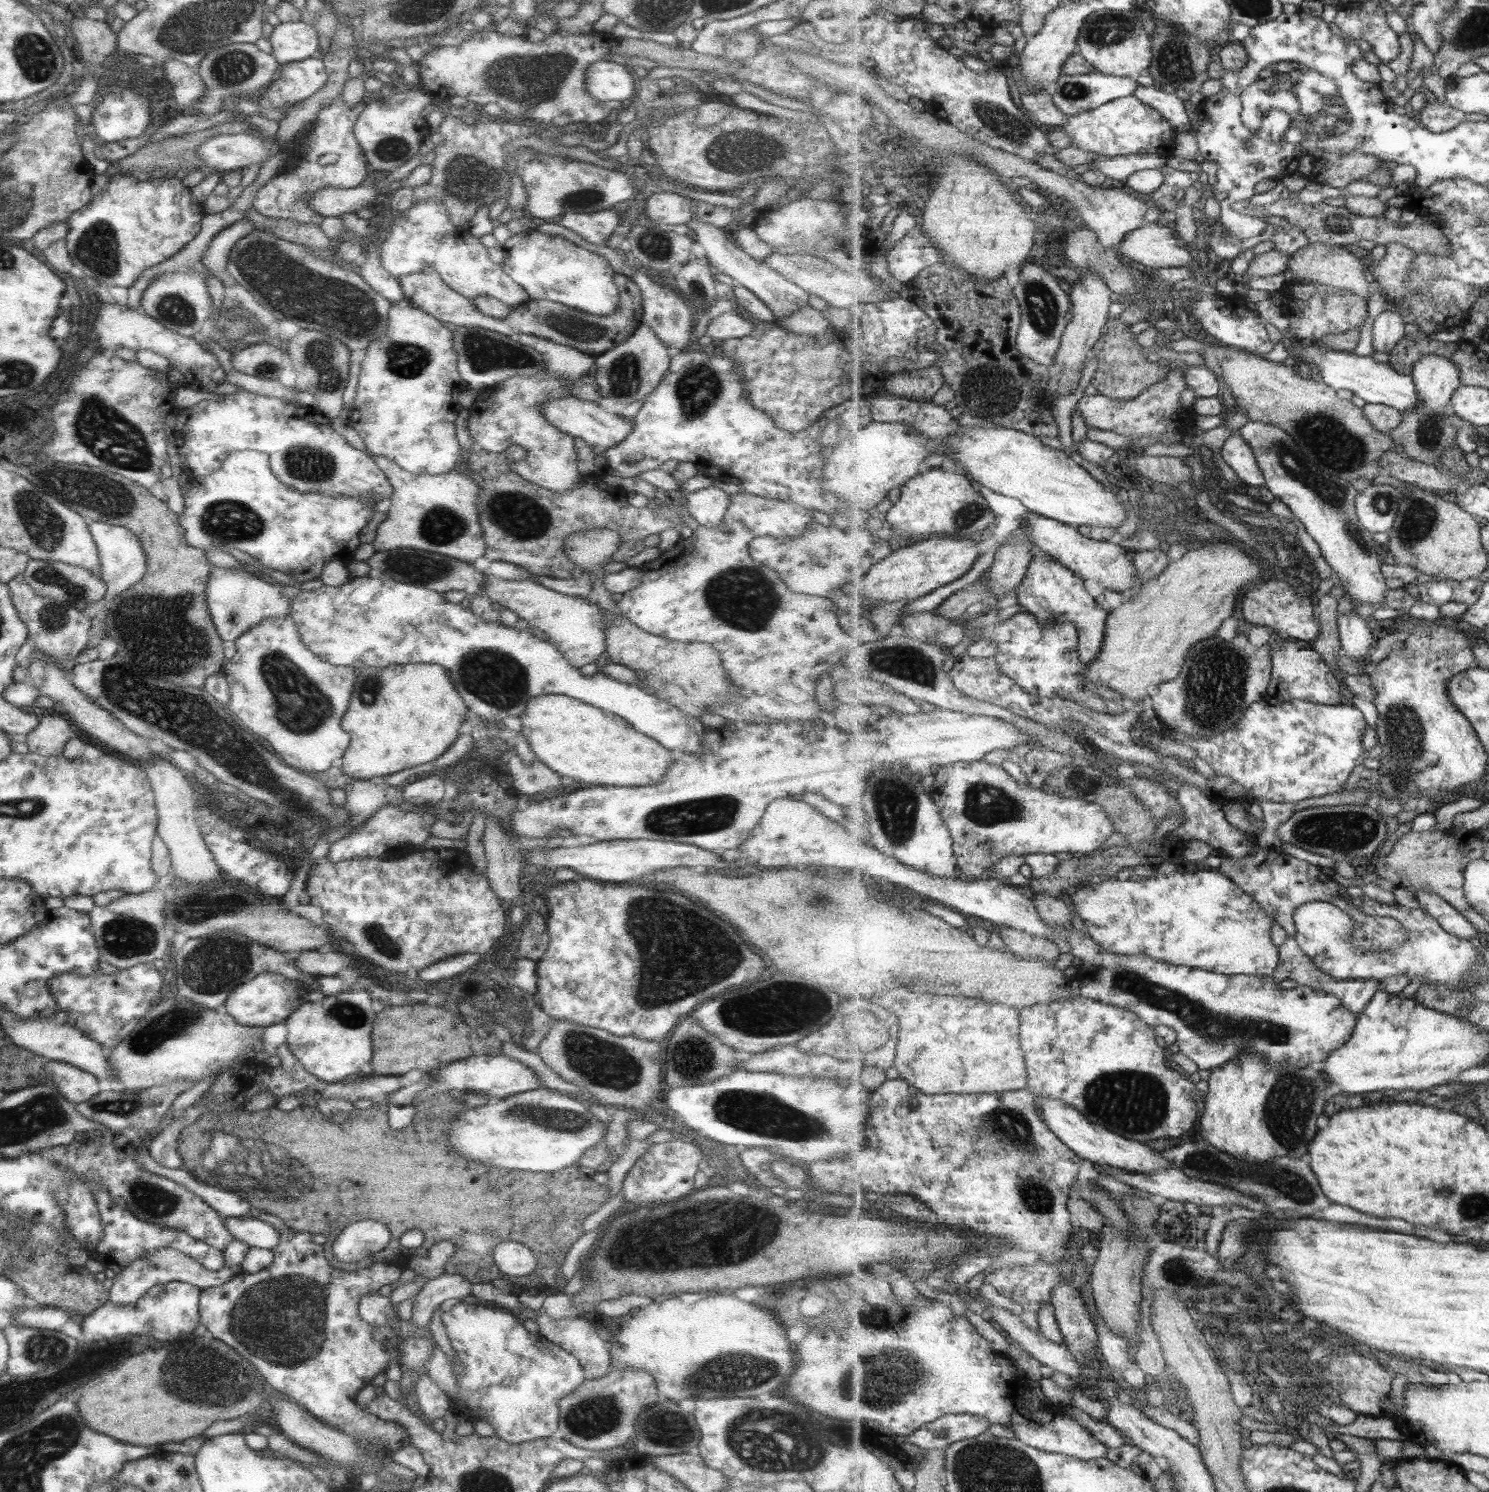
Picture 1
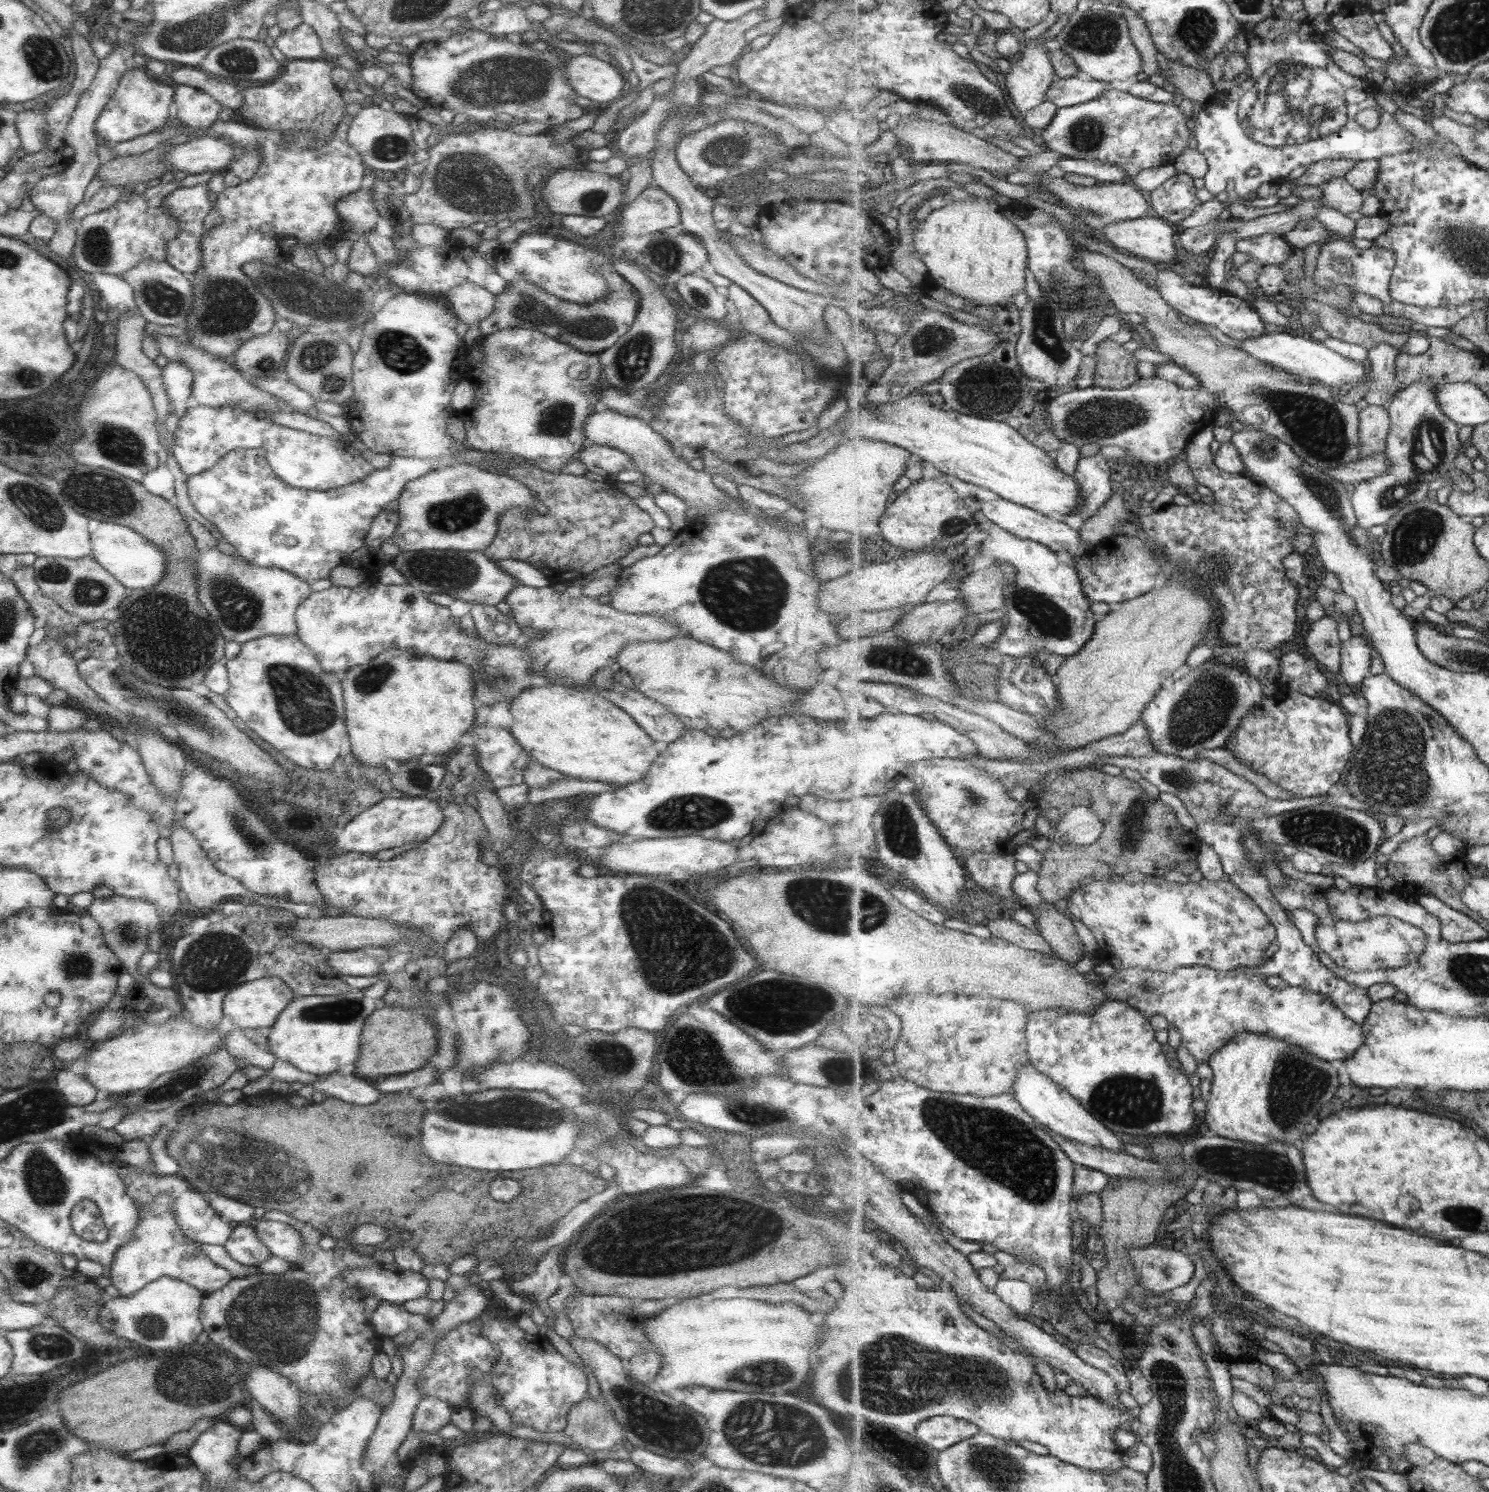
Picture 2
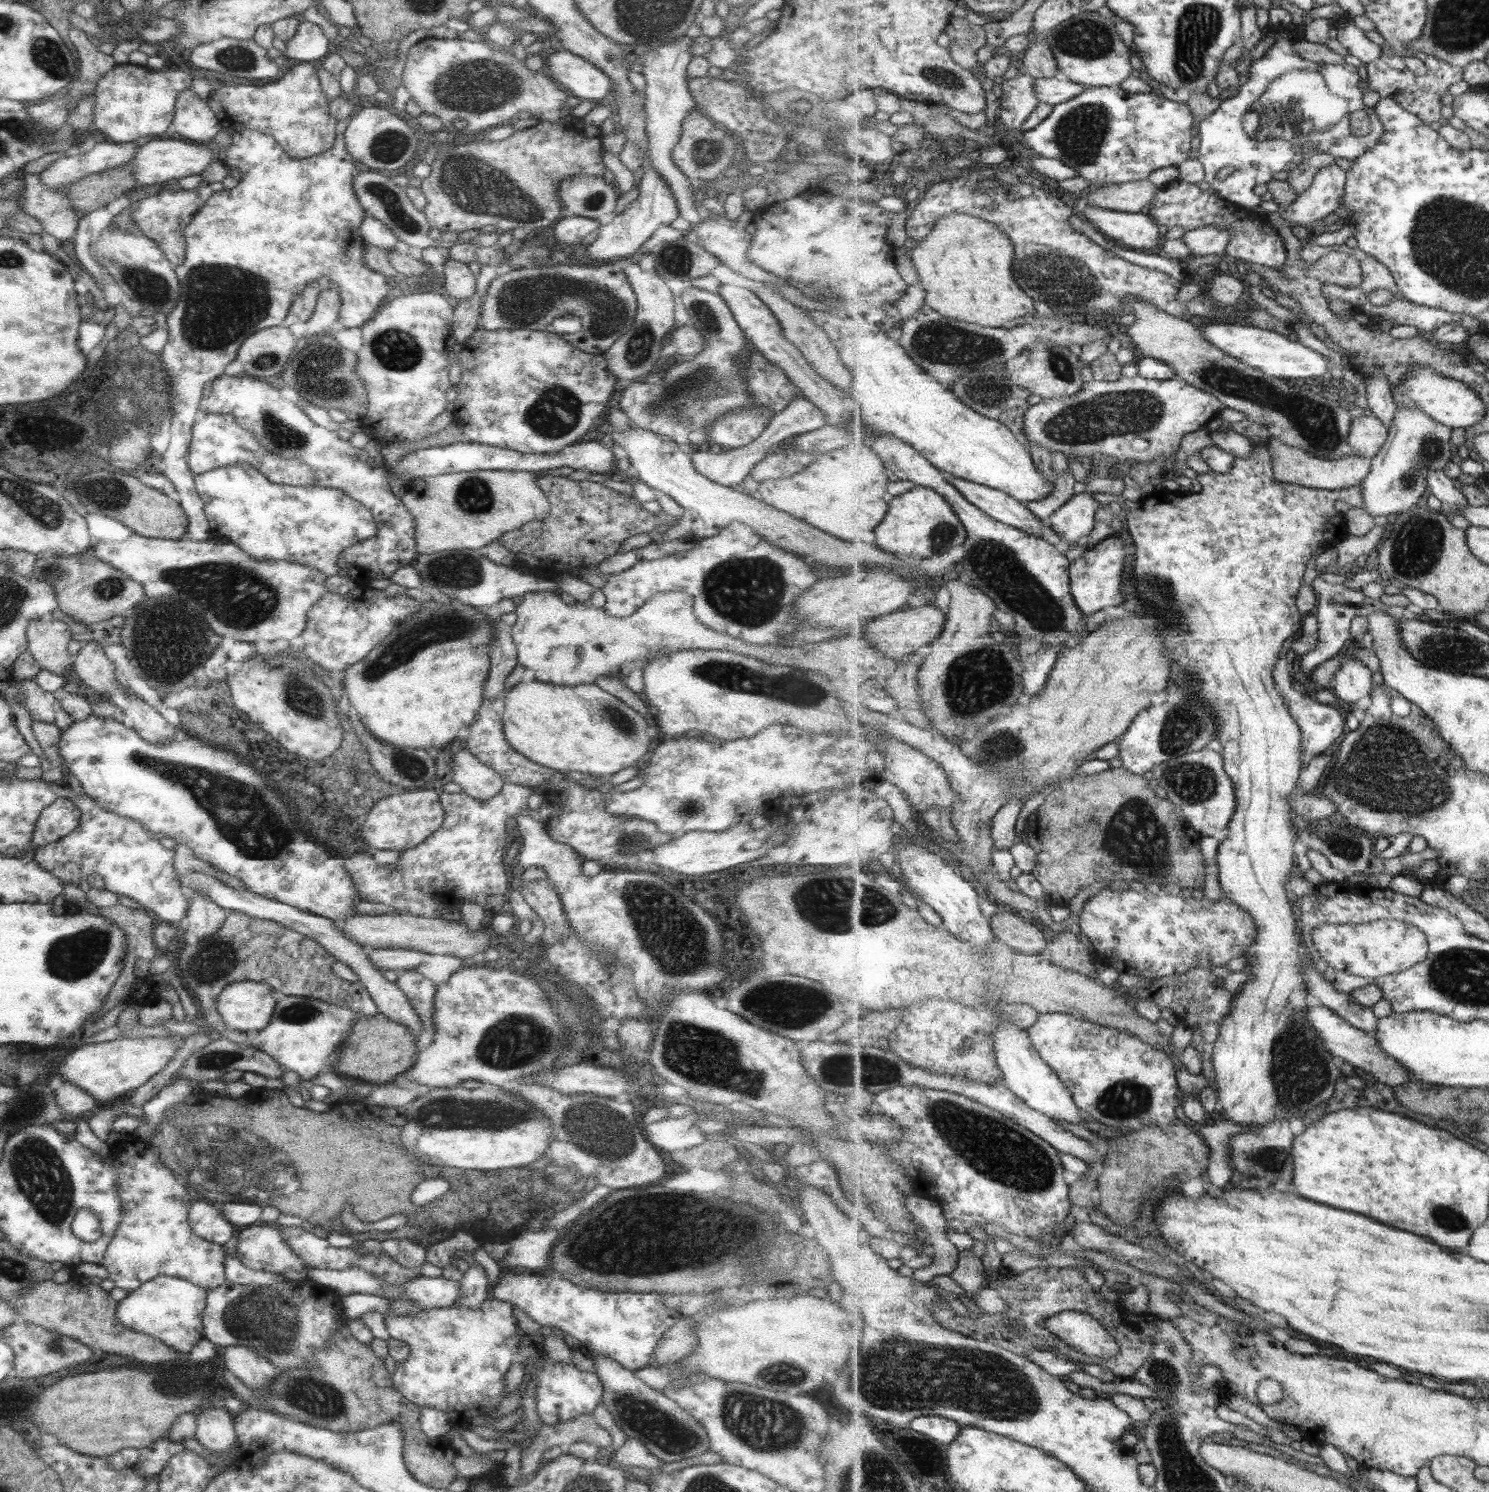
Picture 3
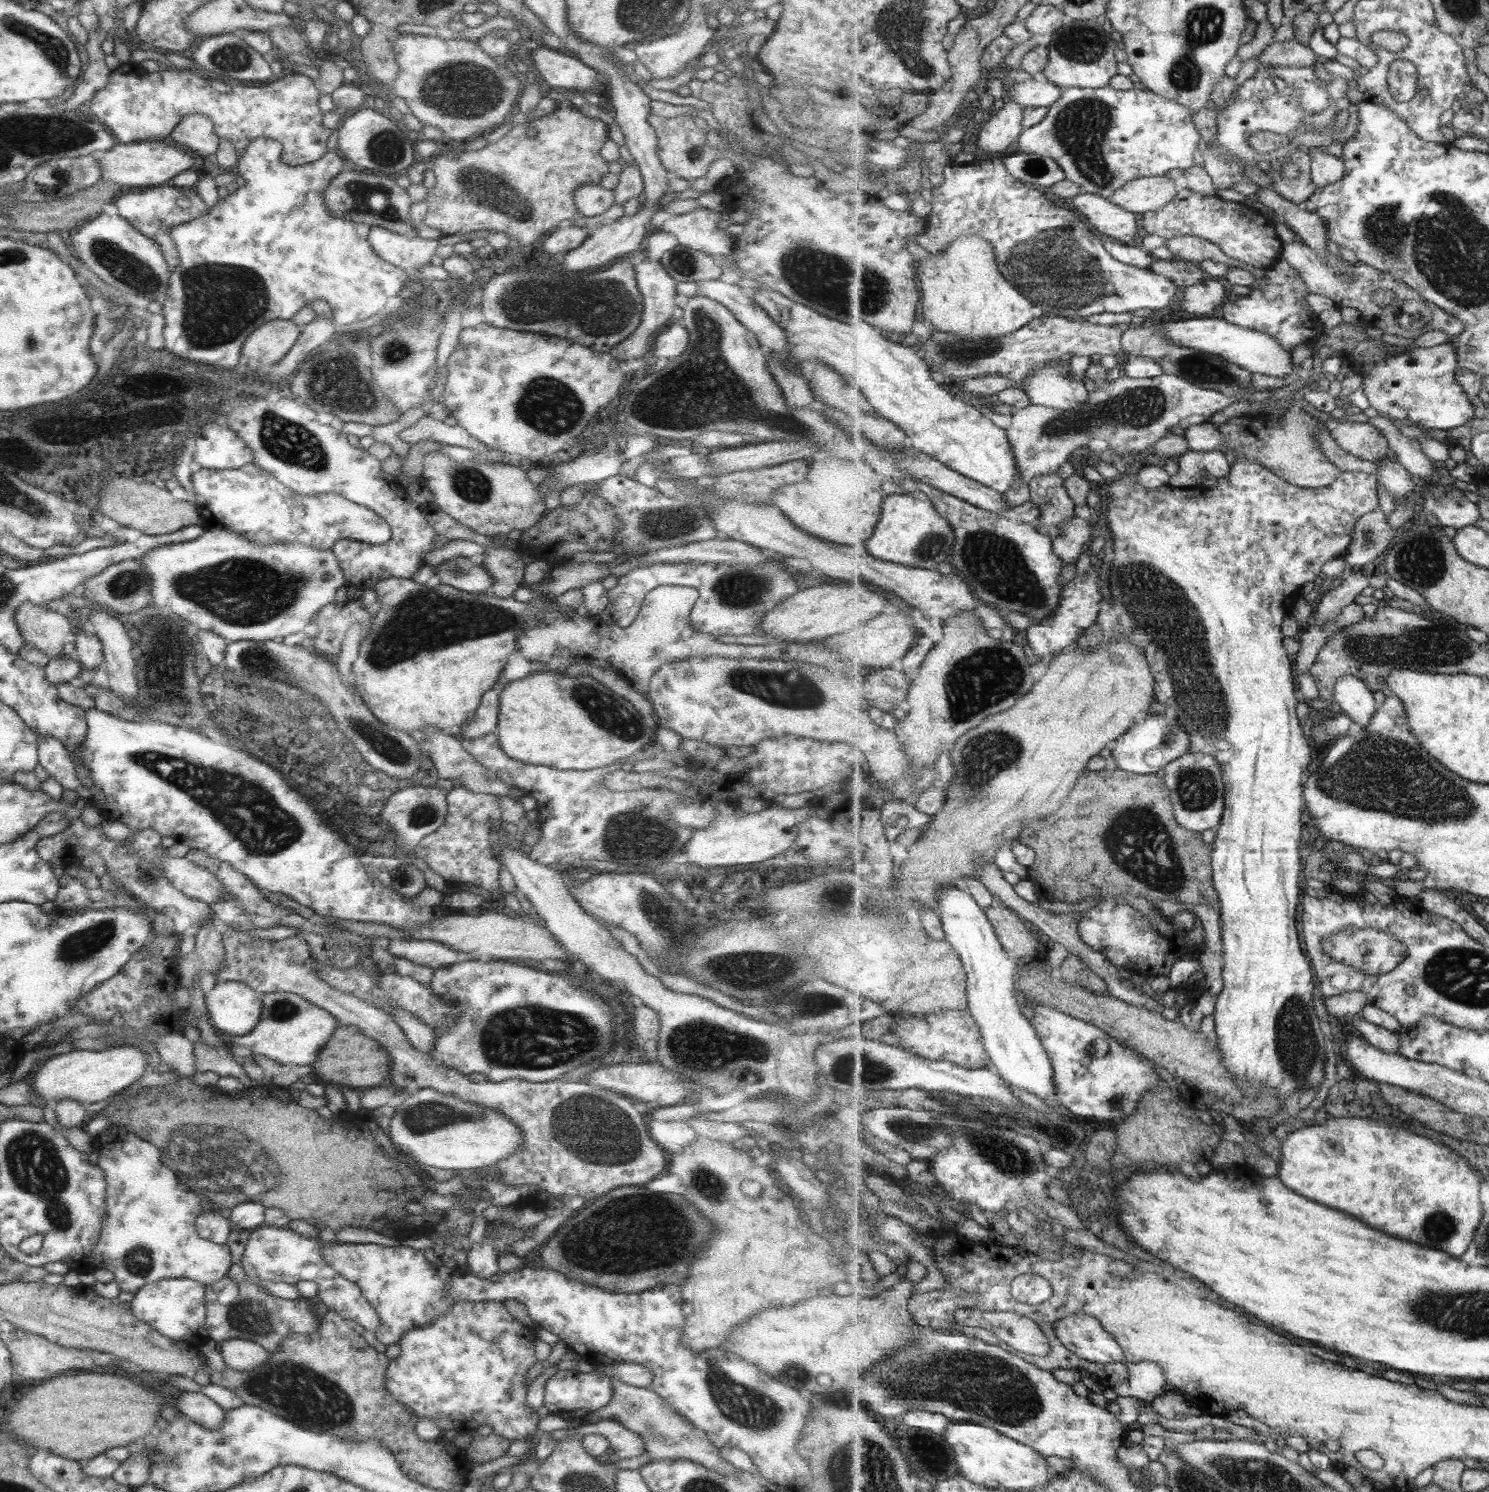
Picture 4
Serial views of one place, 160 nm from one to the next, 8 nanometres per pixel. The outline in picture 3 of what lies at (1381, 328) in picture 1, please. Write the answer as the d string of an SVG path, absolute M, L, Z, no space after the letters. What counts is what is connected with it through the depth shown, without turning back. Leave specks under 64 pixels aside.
M1377 369L1368 379L1366 393L1368 413L1376 415L1389 428L1399 409L1392 393L1392 386L1393 384L1381 373L1381 369Z

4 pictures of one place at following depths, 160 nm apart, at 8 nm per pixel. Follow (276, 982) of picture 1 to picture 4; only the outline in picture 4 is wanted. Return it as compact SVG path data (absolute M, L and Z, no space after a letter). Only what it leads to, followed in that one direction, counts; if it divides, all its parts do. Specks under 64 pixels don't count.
M221 982L204 994L208 1021L220 1034L239 1037L259 1020L260 994L241 982Z

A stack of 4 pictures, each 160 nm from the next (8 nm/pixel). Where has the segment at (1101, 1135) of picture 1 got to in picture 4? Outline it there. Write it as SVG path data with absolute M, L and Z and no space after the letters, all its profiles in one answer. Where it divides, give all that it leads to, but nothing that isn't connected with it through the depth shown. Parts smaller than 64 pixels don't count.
M944 886L938 894L936 911L941 918L945 938L961 954L969 986L969 1012L981 1027L984 1048L991 1066L999 1071L1009 1086L1019 1087L1043 1099L1056 1096L1055 1070L1052 1059L1039 1038L1035 1022L1025 1016L1019 1006L1016 976L1019 963L1006 960L1004 944L1000 942L996 927L989 921L987 912L971 895L956 888Z

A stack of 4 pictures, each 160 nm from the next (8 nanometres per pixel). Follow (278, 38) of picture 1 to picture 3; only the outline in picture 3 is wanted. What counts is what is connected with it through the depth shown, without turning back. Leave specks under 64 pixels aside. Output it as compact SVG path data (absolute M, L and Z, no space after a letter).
M301 19L295 34L285 42L286 58L293 58L299 62L312 63L323 58L327 51L331 50L331 42L323 35L323 32L315 24Z

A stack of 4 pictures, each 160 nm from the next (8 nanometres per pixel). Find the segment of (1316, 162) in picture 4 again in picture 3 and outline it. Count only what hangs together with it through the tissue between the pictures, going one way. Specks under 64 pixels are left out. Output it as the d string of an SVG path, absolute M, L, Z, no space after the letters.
M1337 164L1321 167L1311 186L1287 210L1281 210L1286 223L1309 228L1309 224L1334 213L1342 202L1348 172Z

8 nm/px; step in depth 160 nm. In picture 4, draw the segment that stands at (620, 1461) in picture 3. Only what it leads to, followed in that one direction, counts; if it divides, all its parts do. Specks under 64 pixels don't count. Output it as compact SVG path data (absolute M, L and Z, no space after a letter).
M611 1420L584 1423L571 1431L581 1436L598 1434L606 1438L613 1459L627 1460L644 1452L644 1444L638 1434L626 1430L621 1424Z

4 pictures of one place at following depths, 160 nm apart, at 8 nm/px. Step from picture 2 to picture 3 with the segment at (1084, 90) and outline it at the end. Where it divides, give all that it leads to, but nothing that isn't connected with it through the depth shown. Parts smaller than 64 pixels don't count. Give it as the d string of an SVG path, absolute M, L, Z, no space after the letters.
M1065 77L1036 79L1037 99L1041 103L1053 104L1053 107L1068 102L1071 98L1083 94L1083 90L1085 90L1085 86L1072 82Z

